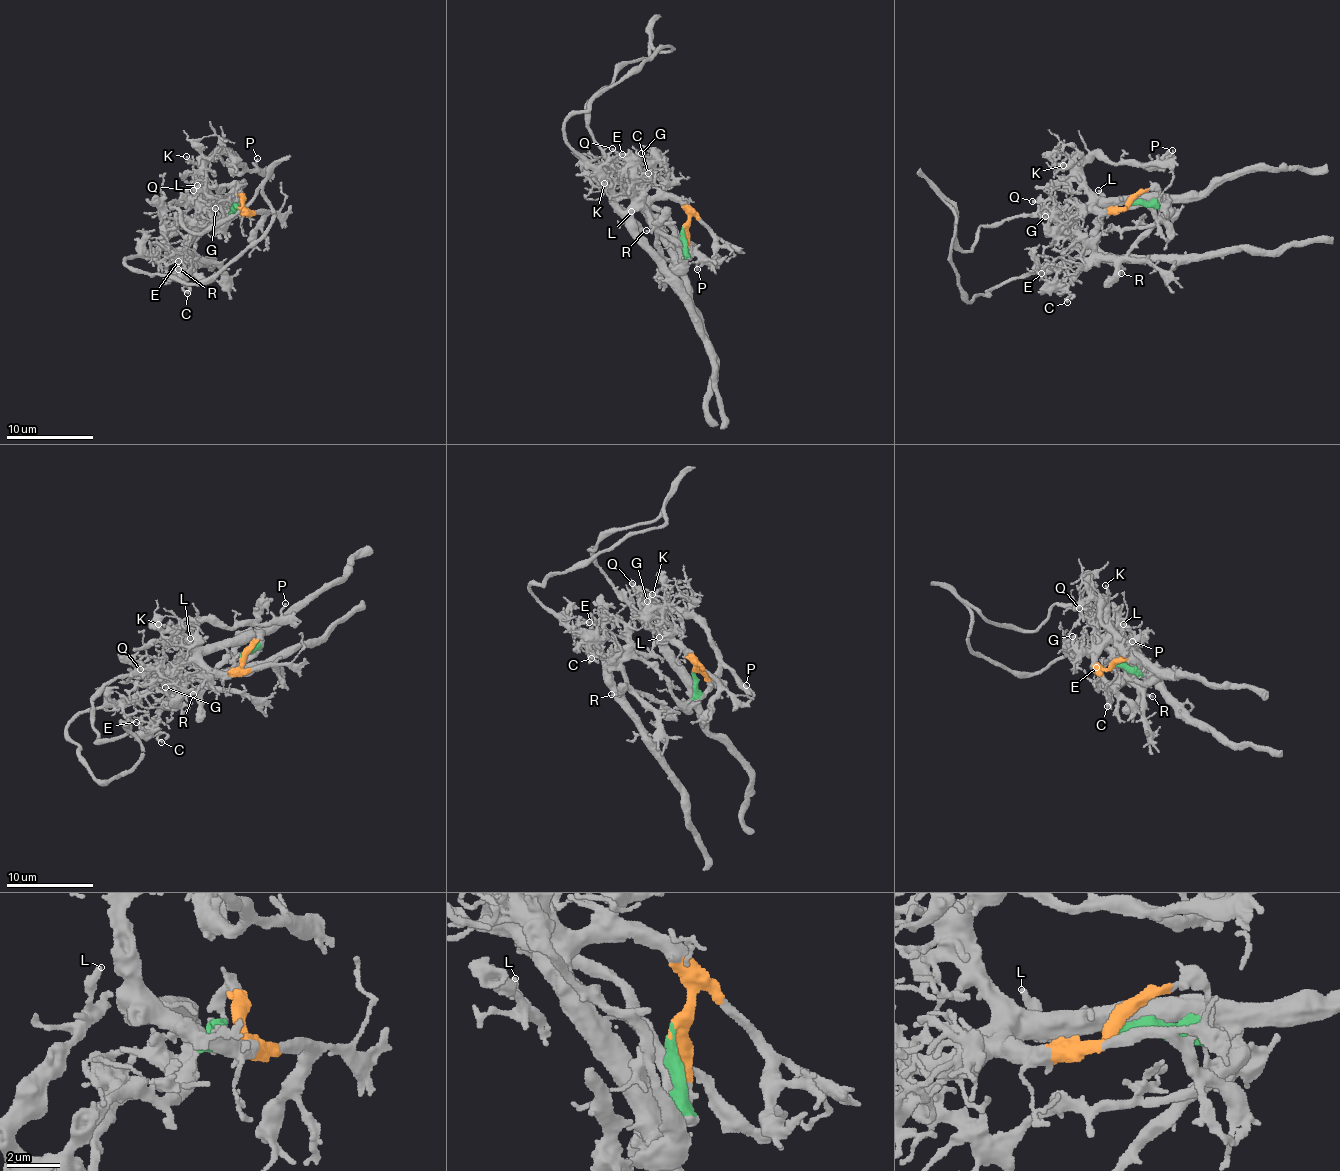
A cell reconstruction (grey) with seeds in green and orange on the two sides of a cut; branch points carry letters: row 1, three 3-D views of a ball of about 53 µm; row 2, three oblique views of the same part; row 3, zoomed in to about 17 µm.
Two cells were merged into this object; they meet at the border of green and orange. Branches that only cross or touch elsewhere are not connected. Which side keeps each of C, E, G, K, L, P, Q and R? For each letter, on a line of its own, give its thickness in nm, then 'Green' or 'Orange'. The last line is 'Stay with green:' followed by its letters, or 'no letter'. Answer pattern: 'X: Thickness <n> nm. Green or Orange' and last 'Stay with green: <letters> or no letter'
C: Thickness 200 nm. Green
E: Thickness 130 nm. Green
G: Thickness 170 nm. Orange
K: Thickness 180 nm. Orange
L: Thickness 300 nm. Green
P: Thickness 150 nm. Orange
Q: Thickness 200 nm. Orange
R: Thickness 180 nm. Green
Stay with green: C, E, L, R

